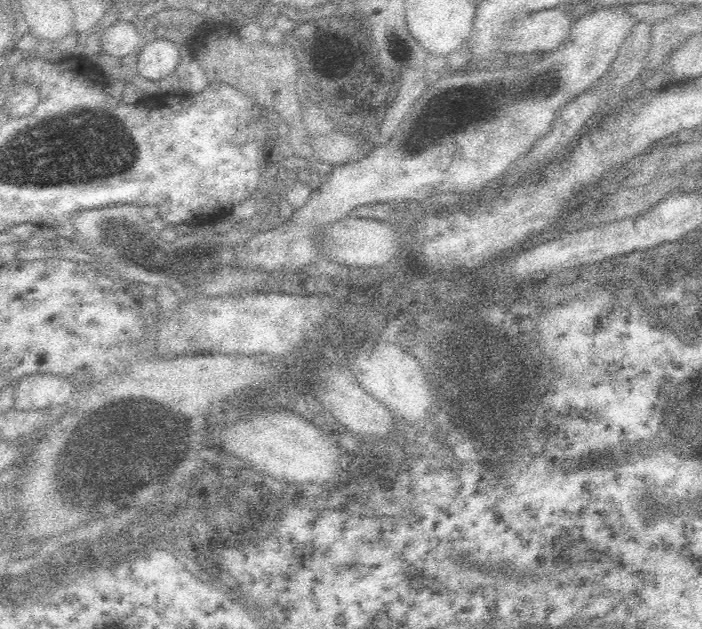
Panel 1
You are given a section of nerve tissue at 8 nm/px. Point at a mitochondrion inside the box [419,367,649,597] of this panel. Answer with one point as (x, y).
(459, 403)

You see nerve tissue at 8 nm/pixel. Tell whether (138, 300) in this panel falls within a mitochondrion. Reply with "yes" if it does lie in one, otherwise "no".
no

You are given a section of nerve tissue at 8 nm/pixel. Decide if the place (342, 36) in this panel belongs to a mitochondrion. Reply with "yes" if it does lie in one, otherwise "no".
yes

